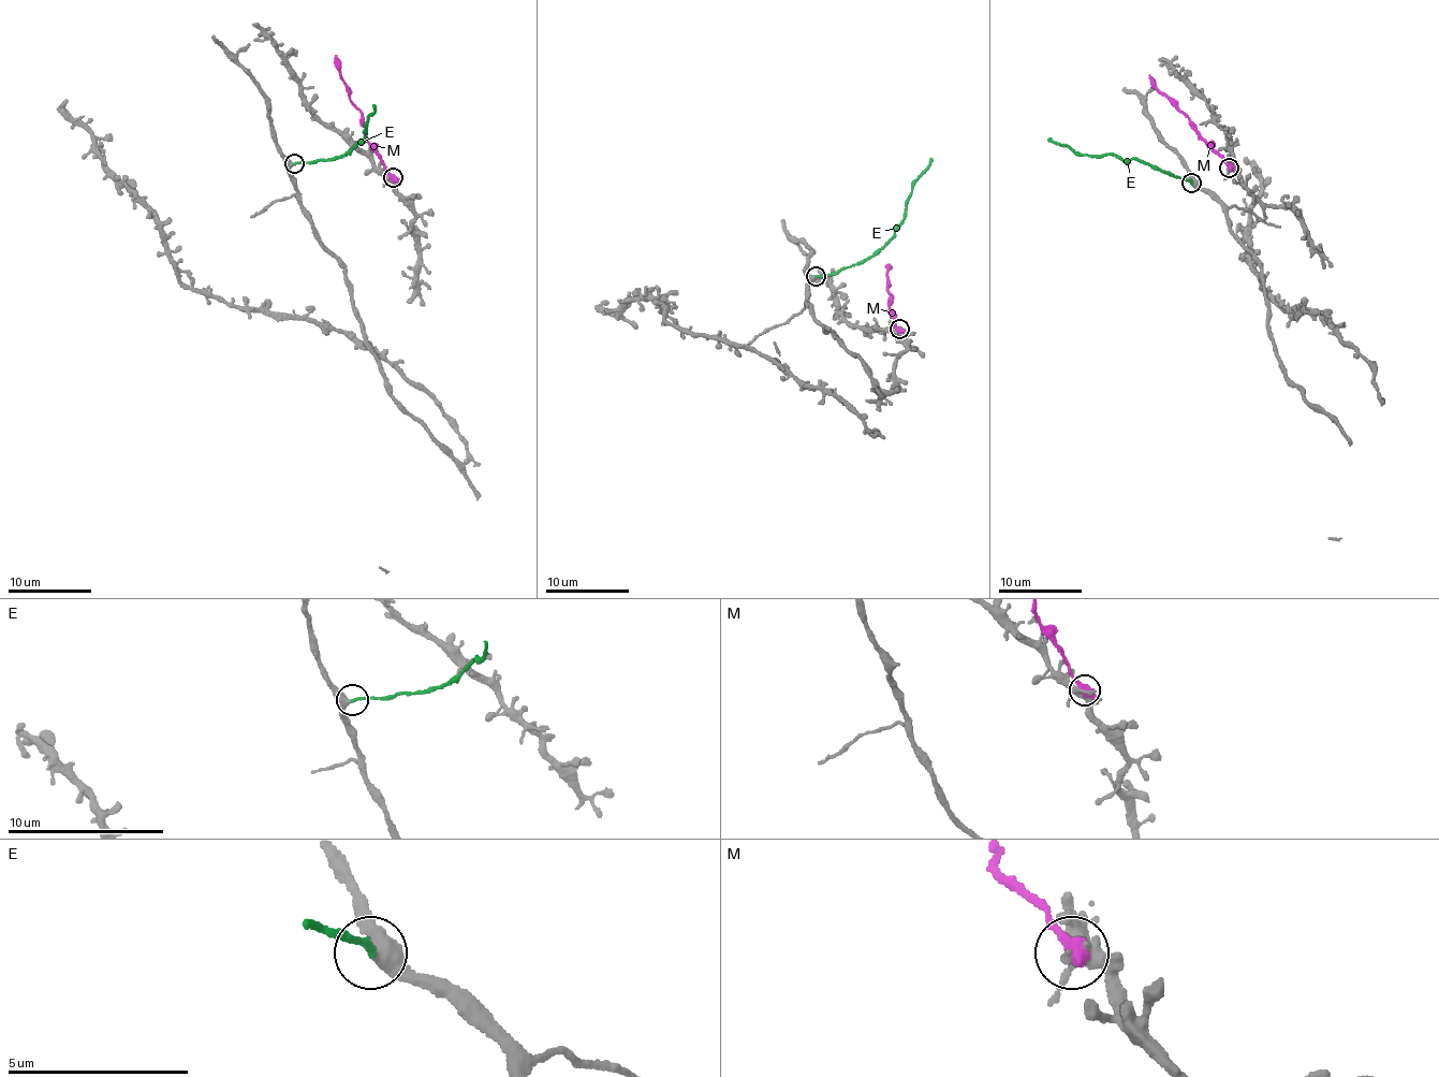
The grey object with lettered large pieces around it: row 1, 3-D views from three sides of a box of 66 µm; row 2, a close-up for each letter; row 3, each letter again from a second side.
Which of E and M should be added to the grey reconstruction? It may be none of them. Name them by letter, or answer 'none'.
E

